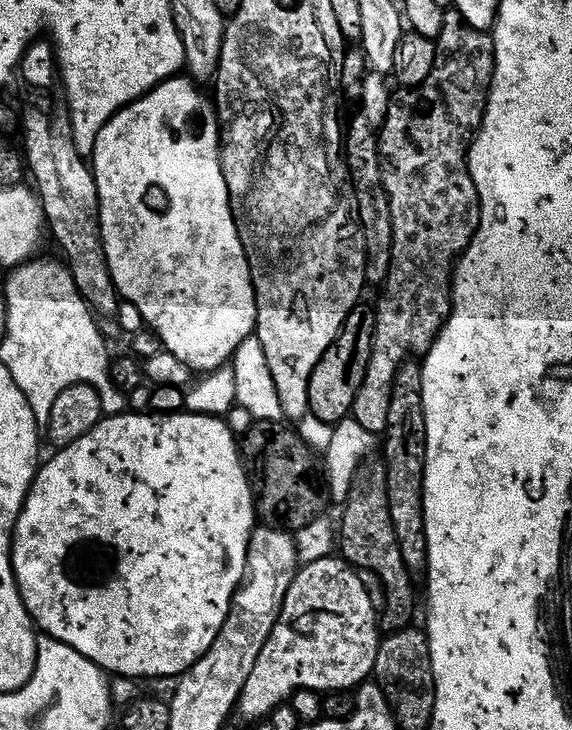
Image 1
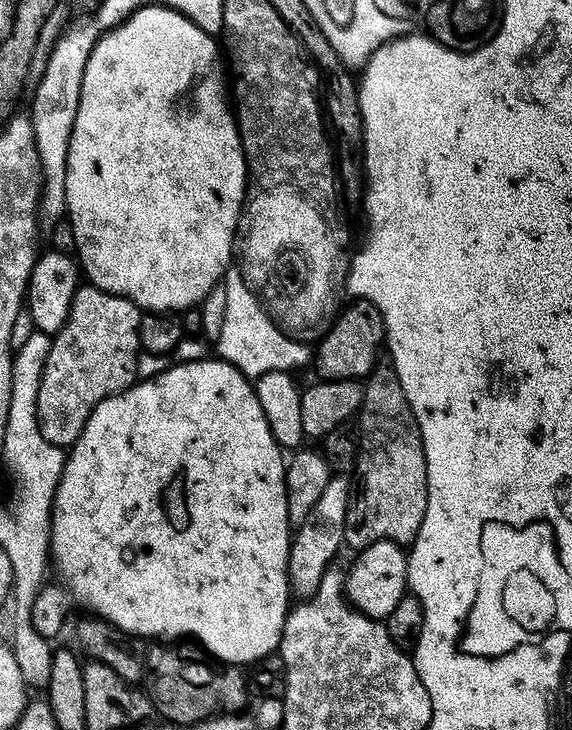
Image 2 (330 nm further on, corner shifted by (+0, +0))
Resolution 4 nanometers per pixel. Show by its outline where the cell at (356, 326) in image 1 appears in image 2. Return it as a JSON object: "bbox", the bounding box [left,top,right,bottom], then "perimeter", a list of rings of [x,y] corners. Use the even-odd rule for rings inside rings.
{"bbox":[314,303,386,380],"perimeter":[[[369,303],[350,304],[341,316],[332,321],[331,328],[320,337],[314,348],[317,377],[320,380],[360,380],[376,367],[382,345],[386,340],[384,319],[378,306]]]}

